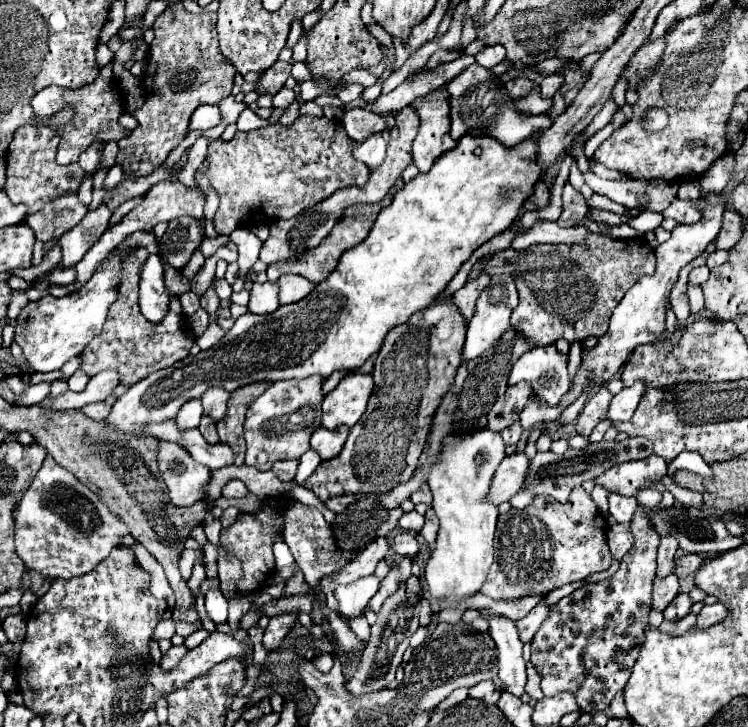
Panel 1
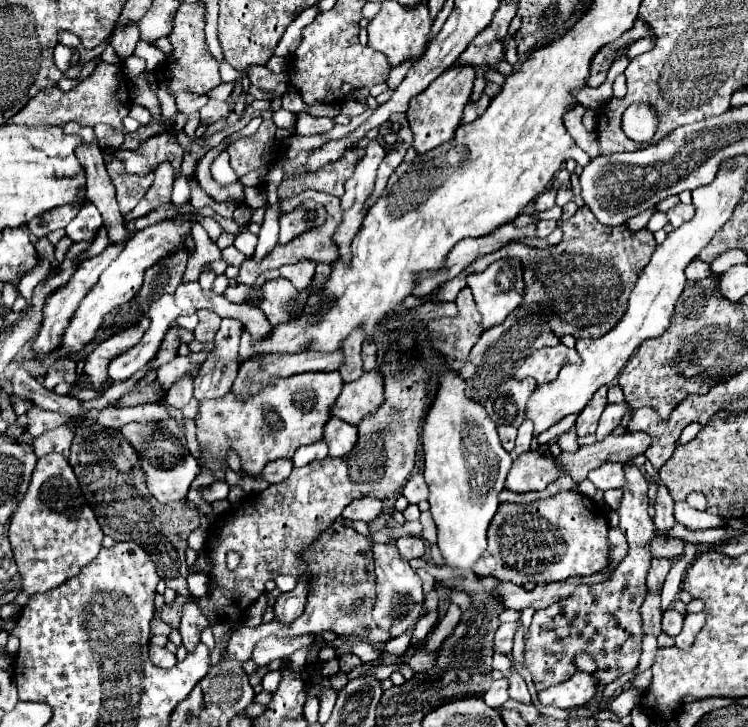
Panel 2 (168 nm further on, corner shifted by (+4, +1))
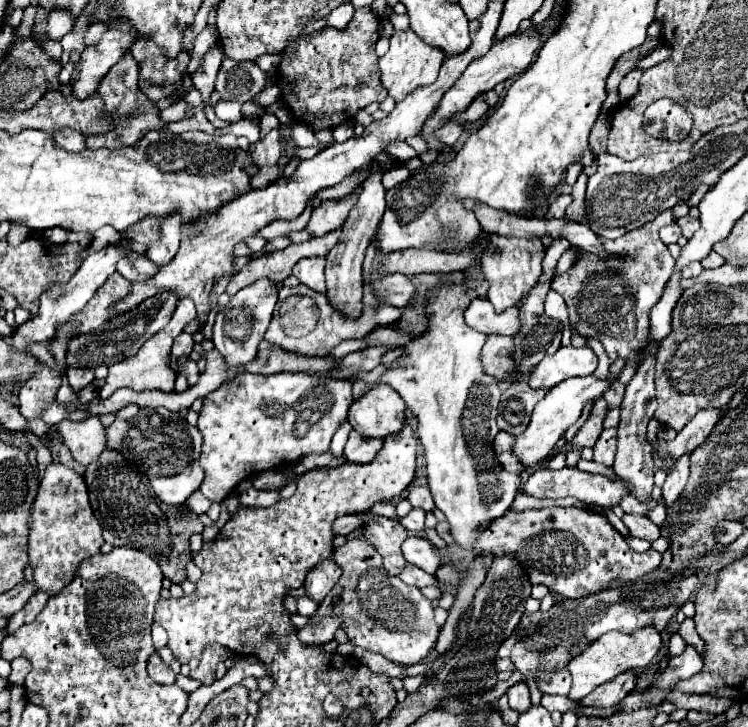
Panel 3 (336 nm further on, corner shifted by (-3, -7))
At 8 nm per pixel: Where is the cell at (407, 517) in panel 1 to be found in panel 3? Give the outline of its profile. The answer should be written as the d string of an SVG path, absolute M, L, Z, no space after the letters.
M413 508L405 518L401 518L401 524L413 534L421 534L425 528L425 510Z

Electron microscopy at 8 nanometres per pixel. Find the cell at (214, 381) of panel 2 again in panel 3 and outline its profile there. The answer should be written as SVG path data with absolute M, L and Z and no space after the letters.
M259 278L259 282L241 288L227 302L223 312L217 314L213 326L213 344L227 360L229 370L241 370L245 364L249 364L255 358L257 346L263 340L263 334L271 322L275 304L277 304L277 284L271 282L269 278Z

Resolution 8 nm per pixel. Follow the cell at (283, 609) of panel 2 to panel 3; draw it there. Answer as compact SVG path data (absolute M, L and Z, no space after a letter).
M331 558L319 562L319 566L315 566L315 570L307 574L307 580L305 580L307 596L315 602L321 602L339 578L341 578L341 570Z

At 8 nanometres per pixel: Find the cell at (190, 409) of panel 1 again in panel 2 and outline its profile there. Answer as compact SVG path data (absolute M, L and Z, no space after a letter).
M184 376L182 380L178 380L166 394L164 402L172 408L184 408L192 398L194 398L194 392L192 392L192 378L190 376Z

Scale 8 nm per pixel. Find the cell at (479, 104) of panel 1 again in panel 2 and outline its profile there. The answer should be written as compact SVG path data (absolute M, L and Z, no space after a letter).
M482 94L476 102L468 100L468 104L466 104L466 108L464 108L462 122L466 124L466 122L472 122L472 120L476 120L478 116L482 116L482 114L484 114L484 110L488 108L488 104L490 104L490 98L488 98L486 94Z

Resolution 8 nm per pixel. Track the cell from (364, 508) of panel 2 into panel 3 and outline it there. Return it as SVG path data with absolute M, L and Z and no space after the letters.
M353 514L353 516L343 516L335 520L335 536L349 536L353 530L357 530L361 526L361 520Z

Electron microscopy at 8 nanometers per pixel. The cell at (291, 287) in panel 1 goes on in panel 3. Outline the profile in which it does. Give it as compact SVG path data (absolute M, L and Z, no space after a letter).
M305 258L305 260L299 260L295 264L293 274L307 288L311 288L315 292L325 292L325 274L323 274L323 268L325 268L325 258Z

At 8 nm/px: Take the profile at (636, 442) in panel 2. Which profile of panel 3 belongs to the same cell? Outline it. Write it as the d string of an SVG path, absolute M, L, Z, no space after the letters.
M715 408L715 410L701 410L695 414L695 418L675 436L675 440L661 442L655 440L653 448L663 454L669 452L673 458L681 458L685 452L693 452L697 446L705 442L705 438L711 434L713 426L723 418L725 408Z

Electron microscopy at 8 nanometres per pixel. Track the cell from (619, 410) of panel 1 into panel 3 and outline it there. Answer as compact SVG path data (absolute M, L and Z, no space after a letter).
M611 428L611 430L603 430L597 444L595 444L595 456L593 460L595 462L601 462L605 466L613 466L613 460L615 460L615 450L617 450L617 430Z

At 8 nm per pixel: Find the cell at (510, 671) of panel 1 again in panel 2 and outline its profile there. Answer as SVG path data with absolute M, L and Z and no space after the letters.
M510 666L510 674L506 676L506 680L508 680L508 694L510 694L510 698L512 700L518 700L518 702L522 702L522 704L530 704L530 692L528 692L528 688L526 688L526 682L524 682L524 678L518 674L518 670L514 668L514 666Z

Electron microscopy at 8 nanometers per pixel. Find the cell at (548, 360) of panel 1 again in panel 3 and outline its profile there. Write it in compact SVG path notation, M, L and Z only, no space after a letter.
M561 346L553 356L545 356L531 372L531 388L553 388L559 382L573 376L593 374L597 368L597 356L591 348Z

